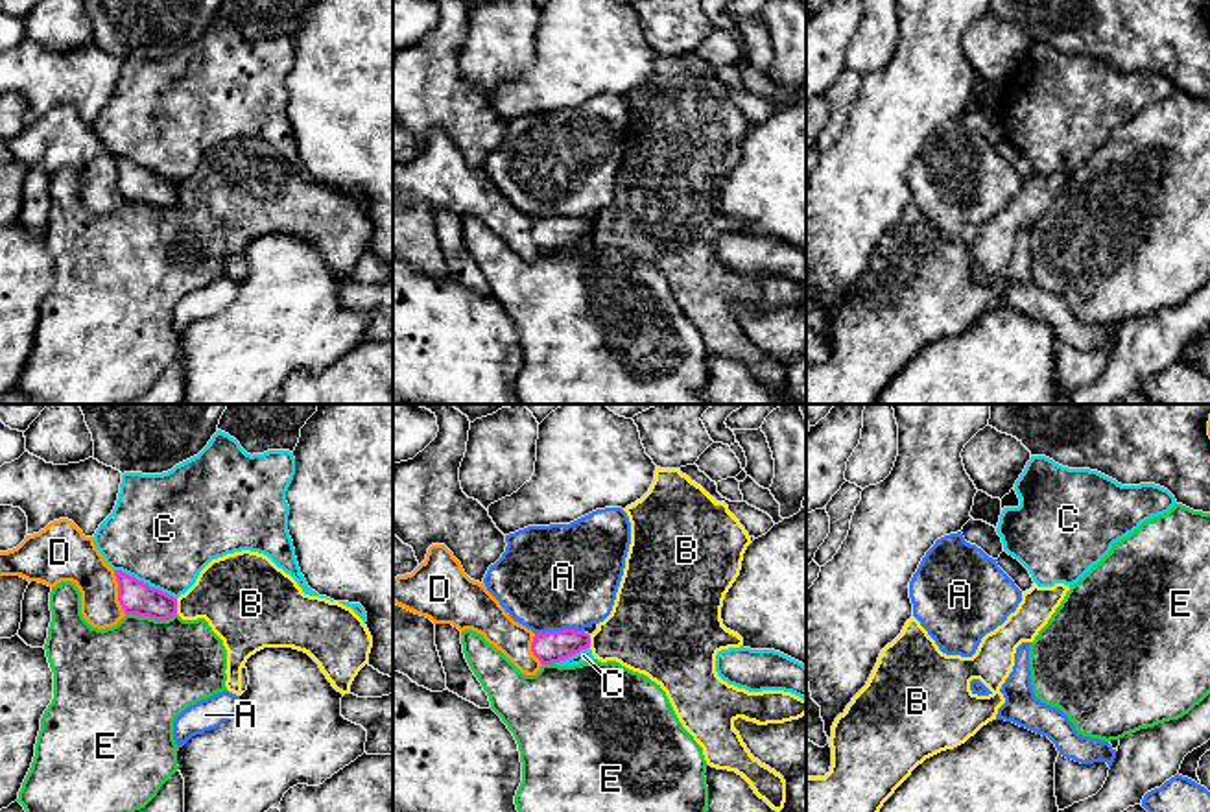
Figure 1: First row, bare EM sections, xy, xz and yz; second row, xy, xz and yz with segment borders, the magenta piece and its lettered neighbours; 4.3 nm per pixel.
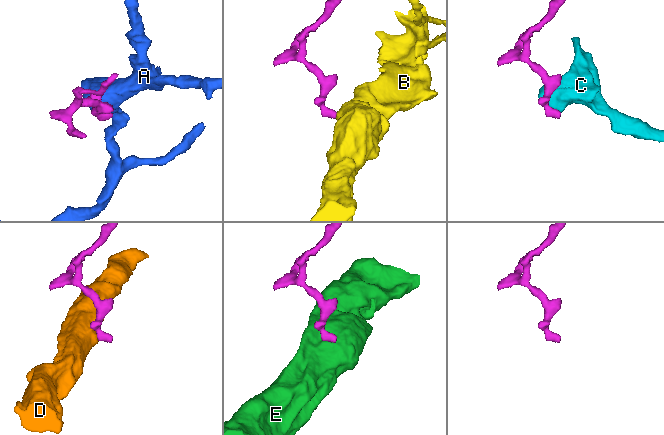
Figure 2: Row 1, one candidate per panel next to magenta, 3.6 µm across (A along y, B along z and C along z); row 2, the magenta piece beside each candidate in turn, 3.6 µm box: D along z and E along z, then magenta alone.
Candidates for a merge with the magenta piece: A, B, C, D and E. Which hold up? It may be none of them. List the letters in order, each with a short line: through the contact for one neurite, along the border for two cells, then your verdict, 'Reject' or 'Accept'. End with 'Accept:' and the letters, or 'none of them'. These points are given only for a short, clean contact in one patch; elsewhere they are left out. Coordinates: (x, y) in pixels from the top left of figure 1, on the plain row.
A: Reject
B: Reject
C: Reject
D: Line: xy (113, 157), (117, 185), (126, 200). Reject
E: Line: xy (126, 200), (155, 205), (176, 202). Reject
Accept: none of them

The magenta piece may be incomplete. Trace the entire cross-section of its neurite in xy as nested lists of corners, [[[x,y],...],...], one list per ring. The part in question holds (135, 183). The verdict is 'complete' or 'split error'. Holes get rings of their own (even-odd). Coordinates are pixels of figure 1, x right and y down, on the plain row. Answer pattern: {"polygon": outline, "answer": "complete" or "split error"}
{"polygon": [[[114,157],[114,162],[118,168],[118,188],[125,201],[149,203],[155,207],[168,207],[177,201],[177,185],[122,157]]], "answer": "complete"}

